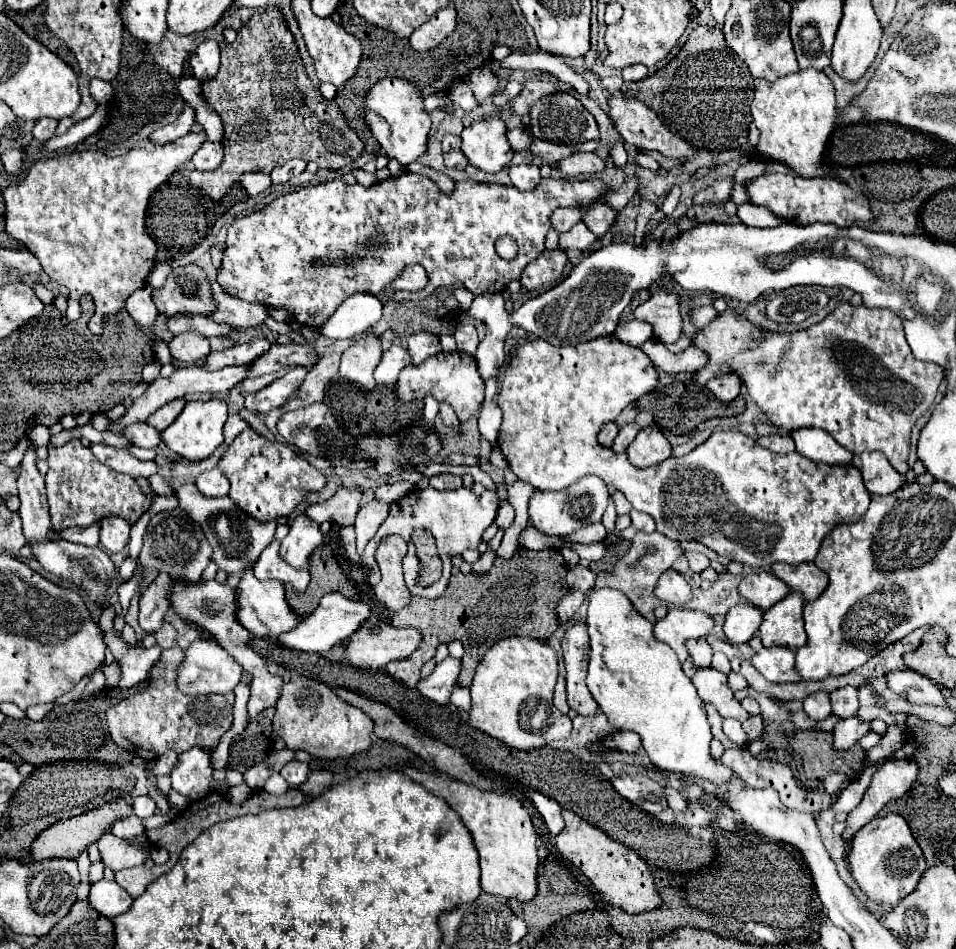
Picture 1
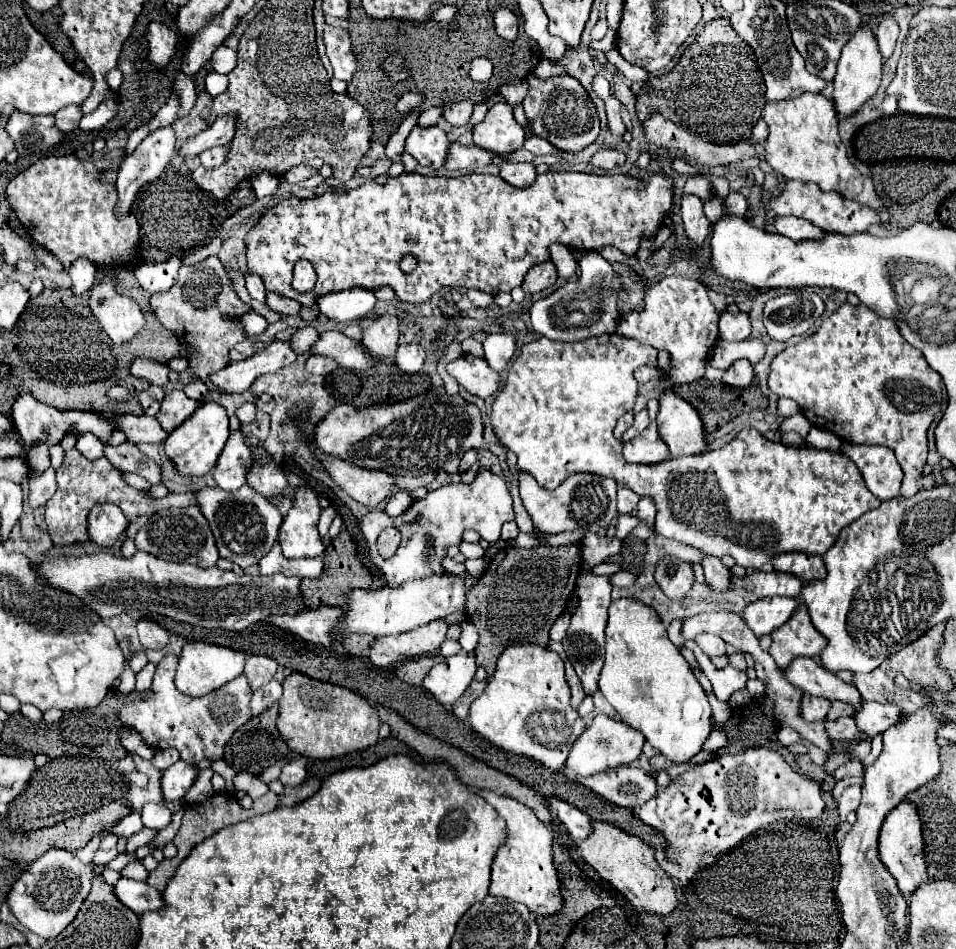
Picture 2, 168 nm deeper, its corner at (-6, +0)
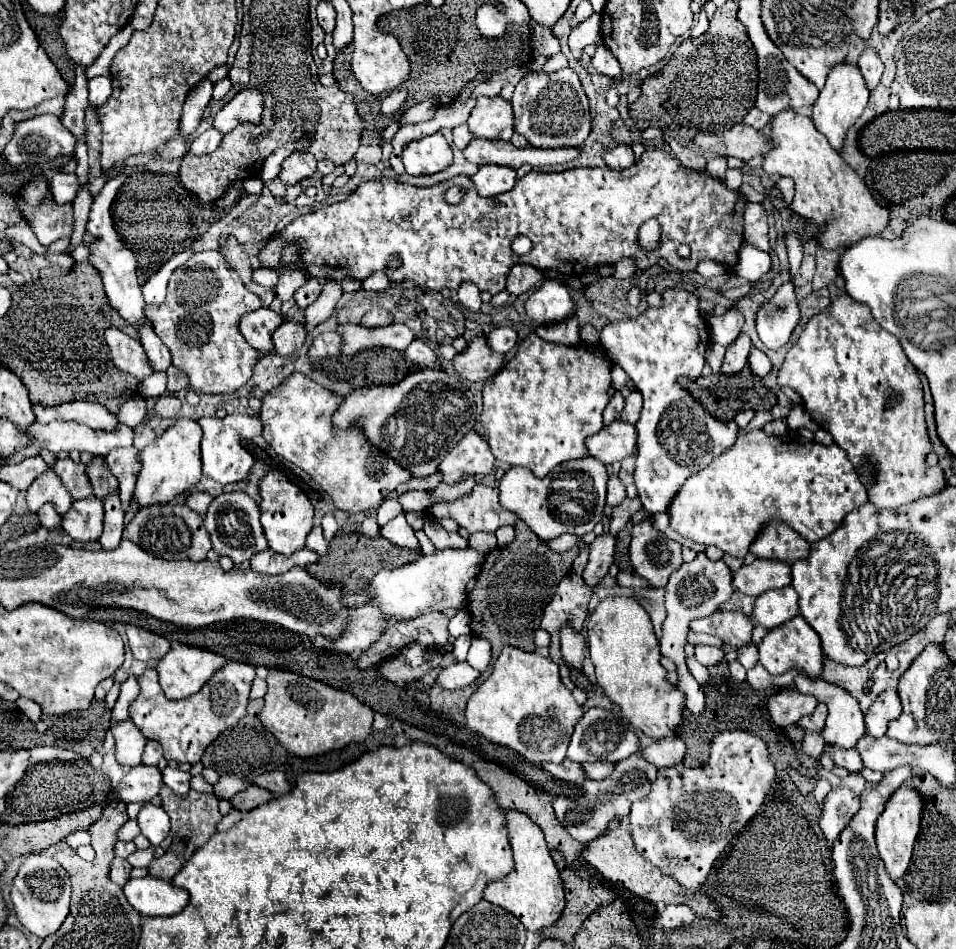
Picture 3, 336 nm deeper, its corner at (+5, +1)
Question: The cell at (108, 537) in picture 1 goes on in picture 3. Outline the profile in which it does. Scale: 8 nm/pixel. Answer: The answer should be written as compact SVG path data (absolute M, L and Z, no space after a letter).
M86 497L74 501L68 513L64 515L62 529L80 543L98 541L102 535L104 523L104 503L98 497Z

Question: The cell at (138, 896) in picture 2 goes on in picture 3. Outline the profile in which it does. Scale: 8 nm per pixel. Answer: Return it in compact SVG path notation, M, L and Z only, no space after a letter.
M154 877L128 879L122 889L126 901L142 915L176 915L188 903L188 893L184 889Z

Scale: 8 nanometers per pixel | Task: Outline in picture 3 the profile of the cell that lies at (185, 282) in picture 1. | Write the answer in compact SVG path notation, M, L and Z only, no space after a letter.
M202 251L192 255L182 267L178 267L172 273L166 301L162 305L144 305L146 317L154 325L154 331L172 353L172 365L188 375L190 387L194 391L210 395L234 393L250 379L252 367L258 361L258 351L246 343L246 339L238 329L238 321L248 311L256 311L260 307L262 307L260 299L242 285L238 275L230 269L230 265L218 251Z

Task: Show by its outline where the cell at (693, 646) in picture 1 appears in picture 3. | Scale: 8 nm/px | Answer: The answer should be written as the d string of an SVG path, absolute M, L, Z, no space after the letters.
M688 633L688 643L690 645L714 645L714 647L722 647L722 641L714 635L704 635L704 633Z

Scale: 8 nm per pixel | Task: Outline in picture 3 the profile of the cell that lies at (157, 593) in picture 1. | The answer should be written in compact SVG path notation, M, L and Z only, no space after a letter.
M126 625L126 635L128 635L128 645L132 649L134 659L140 659L140 661L158 661L170 649L170 643L164 637L152 631L146 631L142 627Z

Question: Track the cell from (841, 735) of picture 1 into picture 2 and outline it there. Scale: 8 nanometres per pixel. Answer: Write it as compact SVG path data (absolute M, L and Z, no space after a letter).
M865 702L861 714L855 716L855 722L859 730L865 730L865 734L881 734L889 726L897 724L903 716L903 710L897 704L877 704L877 702Z

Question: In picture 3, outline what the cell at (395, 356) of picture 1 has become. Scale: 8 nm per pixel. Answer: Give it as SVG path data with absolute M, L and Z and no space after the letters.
M414 339L408 349L404 351L404 359L408 363L414 363L414 365L432 365L436 361L436 355L434 351L420 339Z

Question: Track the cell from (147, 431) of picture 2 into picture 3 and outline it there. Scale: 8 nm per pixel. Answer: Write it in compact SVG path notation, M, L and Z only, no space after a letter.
M72 401L62 403L56 407L42 407L34 405L34 415L38 423L50 423L50 421L78 421L98 431L110 431L122 427L118 417L110 413L104 405L88 403L88 401Z

